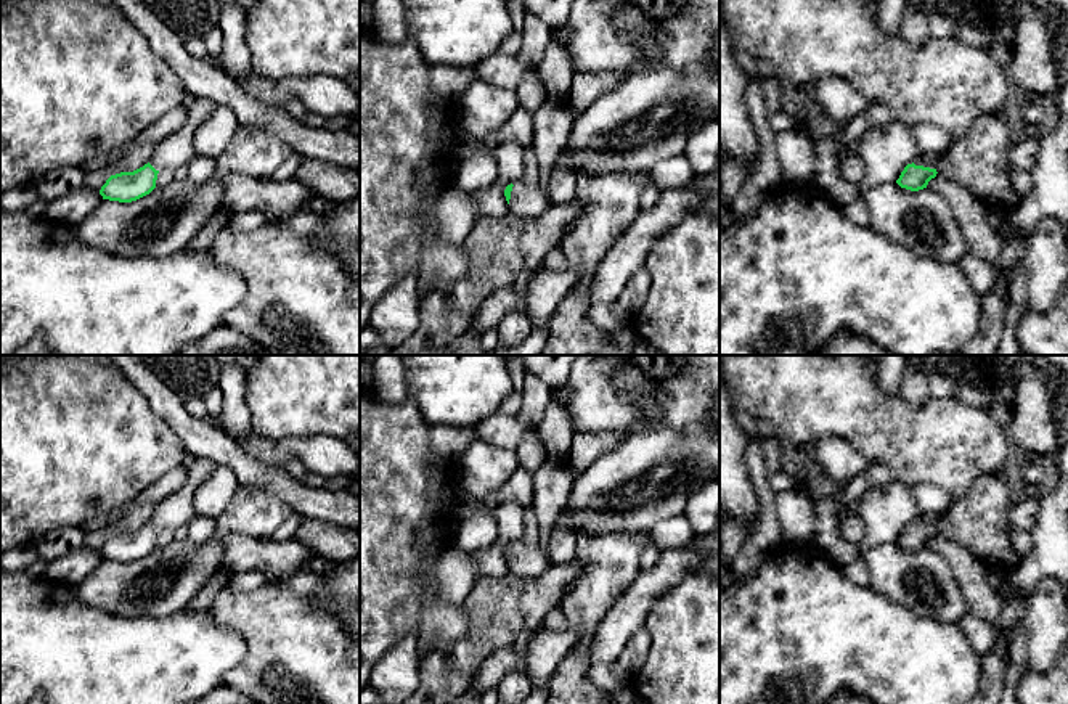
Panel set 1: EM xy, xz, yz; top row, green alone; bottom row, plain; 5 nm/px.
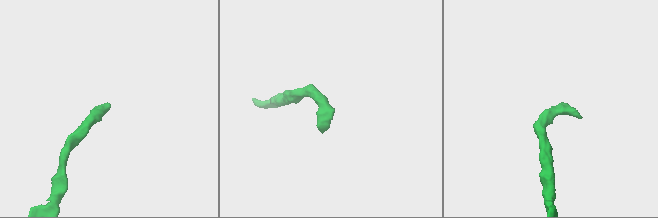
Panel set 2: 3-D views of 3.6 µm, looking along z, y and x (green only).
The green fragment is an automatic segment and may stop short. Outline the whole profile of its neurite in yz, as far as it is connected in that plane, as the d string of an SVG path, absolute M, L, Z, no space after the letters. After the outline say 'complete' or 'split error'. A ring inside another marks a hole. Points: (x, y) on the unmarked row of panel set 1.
M923 511L912 524L907 524L896 543L901 548L919 551L927 548L928 542L936 537L938 522L943 513Z; split error

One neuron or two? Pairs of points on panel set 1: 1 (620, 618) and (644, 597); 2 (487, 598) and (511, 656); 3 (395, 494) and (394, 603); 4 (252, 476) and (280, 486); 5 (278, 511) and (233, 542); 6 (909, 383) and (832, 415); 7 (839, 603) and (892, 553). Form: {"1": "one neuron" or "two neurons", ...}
{"1": "one neuron", "2": "two neurons", "3": "one neuron", "4": "one neuron", "5": "two neurons", "6": "two neurons", "7": "two neurons"}

